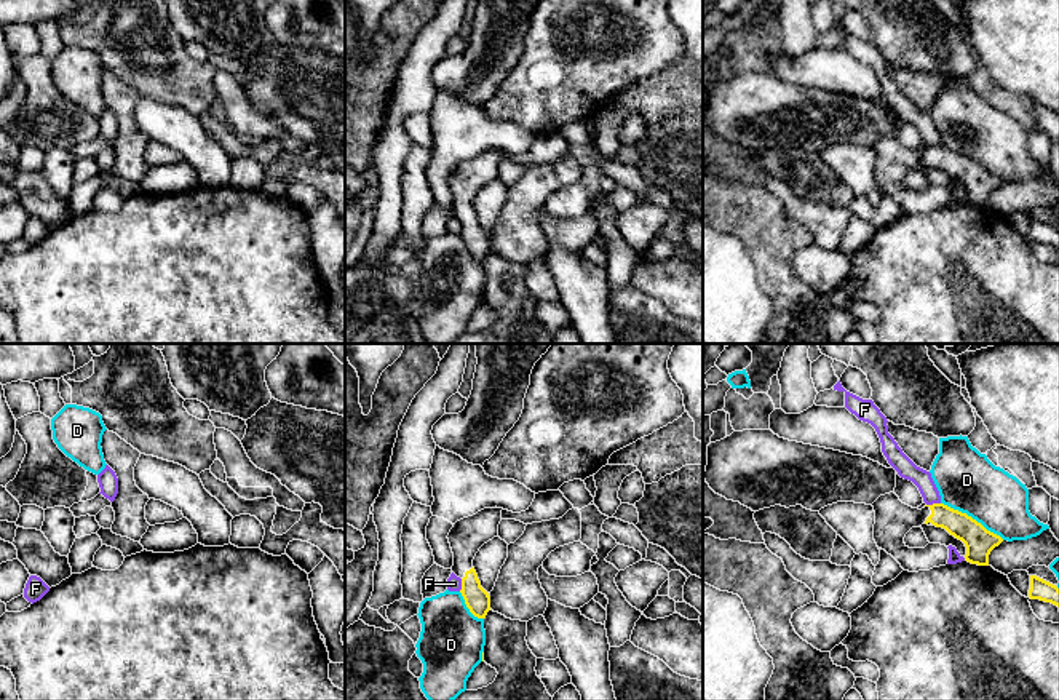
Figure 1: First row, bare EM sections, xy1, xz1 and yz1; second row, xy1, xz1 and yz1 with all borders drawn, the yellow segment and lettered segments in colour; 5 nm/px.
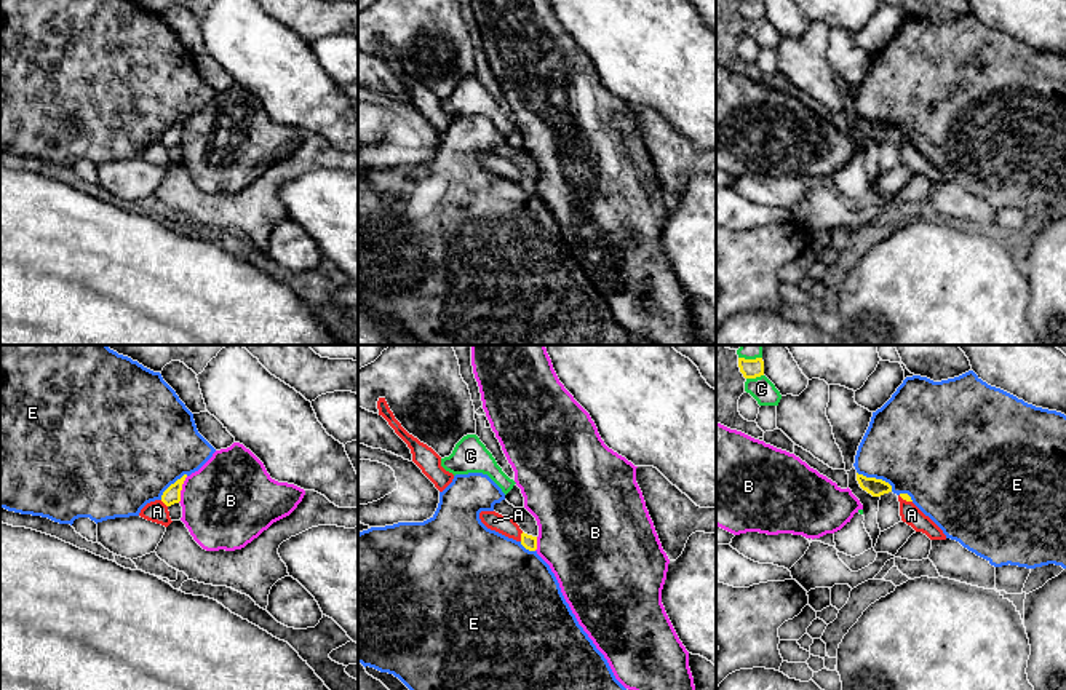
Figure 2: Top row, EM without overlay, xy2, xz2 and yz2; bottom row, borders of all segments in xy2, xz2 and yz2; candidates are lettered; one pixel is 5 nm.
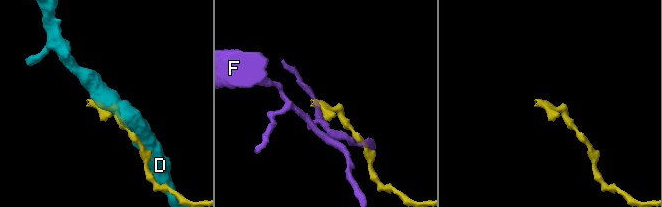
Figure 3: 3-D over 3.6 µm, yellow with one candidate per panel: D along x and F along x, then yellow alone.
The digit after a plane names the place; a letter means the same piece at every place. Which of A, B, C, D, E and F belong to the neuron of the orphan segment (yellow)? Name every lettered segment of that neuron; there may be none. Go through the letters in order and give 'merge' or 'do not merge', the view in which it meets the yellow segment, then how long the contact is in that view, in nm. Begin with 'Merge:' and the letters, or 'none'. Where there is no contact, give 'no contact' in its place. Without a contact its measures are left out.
Merge: none
A: do not merge; contact in xz2; length 50 nm
B: do not merge; contact in xy2; length 140 nm
C: do not merge; contact in yz2; length 90 nm
D: do not merge; contact in yz1; length 380 nm
E: do not merge; contact in yz2; length 200 nm
F: do not merge; contact in yz1; length 70 nm

